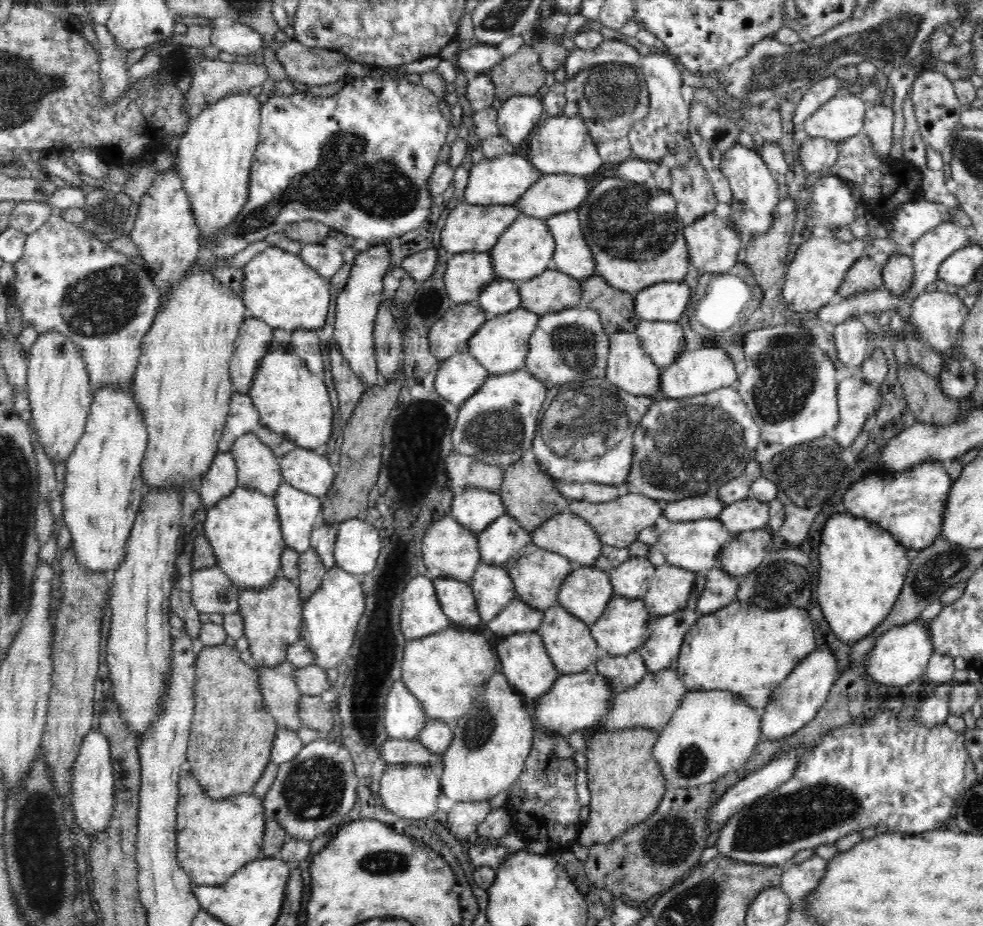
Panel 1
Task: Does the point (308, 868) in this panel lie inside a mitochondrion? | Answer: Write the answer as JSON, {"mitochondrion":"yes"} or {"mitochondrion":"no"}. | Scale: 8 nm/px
{"mitochondrion":"no"}

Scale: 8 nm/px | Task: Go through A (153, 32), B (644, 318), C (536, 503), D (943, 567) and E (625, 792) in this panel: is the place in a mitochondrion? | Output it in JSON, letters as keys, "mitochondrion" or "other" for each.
{"A":"other","B":"other","C":"other","D":"mitochondrion","E":"other"}

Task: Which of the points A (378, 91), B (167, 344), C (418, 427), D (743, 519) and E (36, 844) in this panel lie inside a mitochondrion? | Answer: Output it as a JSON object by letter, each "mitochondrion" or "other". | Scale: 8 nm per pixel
{"A":"other","B":"other","C":"mitochondrion","D":"other","E":"mitochondrion"}

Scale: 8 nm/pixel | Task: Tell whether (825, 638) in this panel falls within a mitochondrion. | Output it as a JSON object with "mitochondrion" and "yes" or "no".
{"mitochondrion":"no"}

